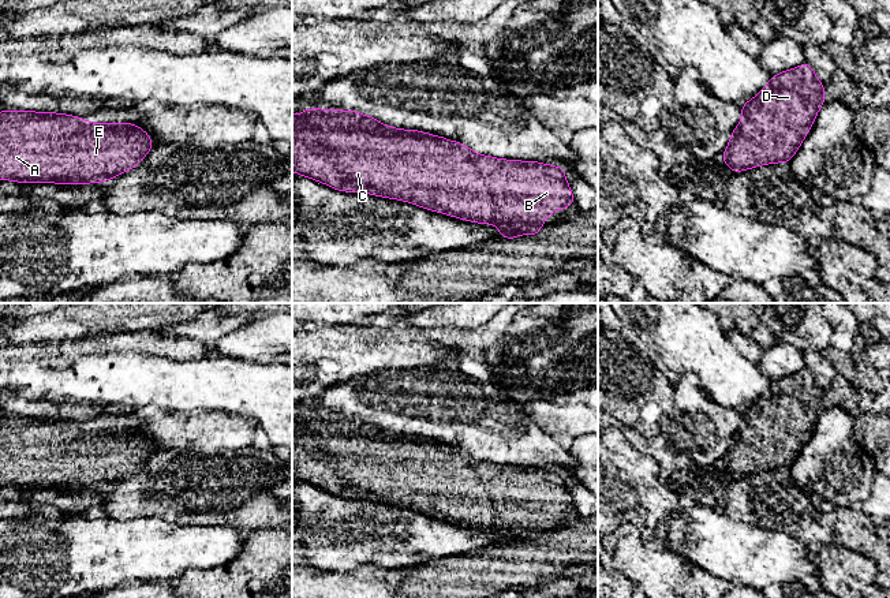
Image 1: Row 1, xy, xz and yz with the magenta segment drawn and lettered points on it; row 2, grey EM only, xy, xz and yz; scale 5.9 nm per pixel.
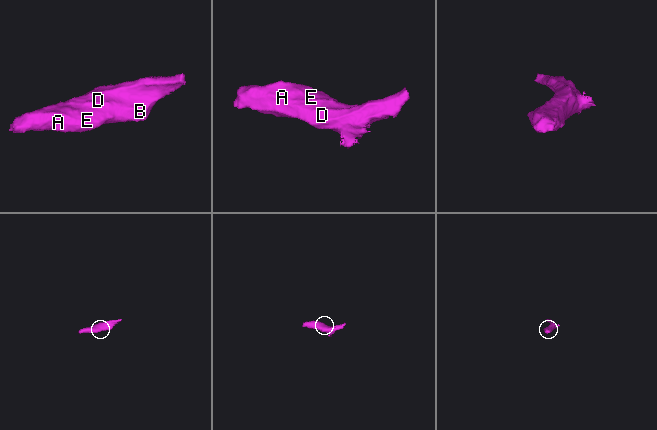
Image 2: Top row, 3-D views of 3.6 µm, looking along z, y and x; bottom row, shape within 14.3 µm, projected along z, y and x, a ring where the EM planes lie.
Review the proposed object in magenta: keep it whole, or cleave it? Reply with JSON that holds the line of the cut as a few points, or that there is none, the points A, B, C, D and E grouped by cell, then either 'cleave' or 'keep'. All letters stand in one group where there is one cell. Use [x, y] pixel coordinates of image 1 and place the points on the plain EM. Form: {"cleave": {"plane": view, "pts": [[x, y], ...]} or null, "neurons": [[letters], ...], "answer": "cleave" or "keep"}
{"cleave": null, "neurons": [["A", "B", "C", "D", "E"]], "answer": "keep"}

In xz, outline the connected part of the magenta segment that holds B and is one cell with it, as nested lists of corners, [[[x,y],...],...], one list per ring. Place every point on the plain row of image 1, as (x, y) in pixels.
[[[308,414],[292,421],[292,476],[339,497],[400,505],[456,524],[493,530],[501,537],[498,543],[509,546],[517,541],[541,541],[541,532],[553,516],[576,511],[564,472],[482,461],[464,449],[418,436],[385,431],[358,416]]]

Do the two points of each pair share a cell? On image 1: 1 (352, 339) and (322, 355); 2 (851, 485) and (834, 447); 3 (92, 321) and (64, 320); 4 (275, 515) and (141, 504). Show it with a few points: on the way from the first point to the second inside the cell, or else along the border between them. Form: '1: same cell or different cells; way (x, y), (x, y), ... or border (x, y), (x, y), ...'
1: same cell; way (346, 346), (337, 354), (329, 355)
2: same cell; way (844, 475), (834, 464), (834, 456)
3: same cell; way (85, 320), (71, 320)
4: same cell; way (242, 500), (174, 501)

